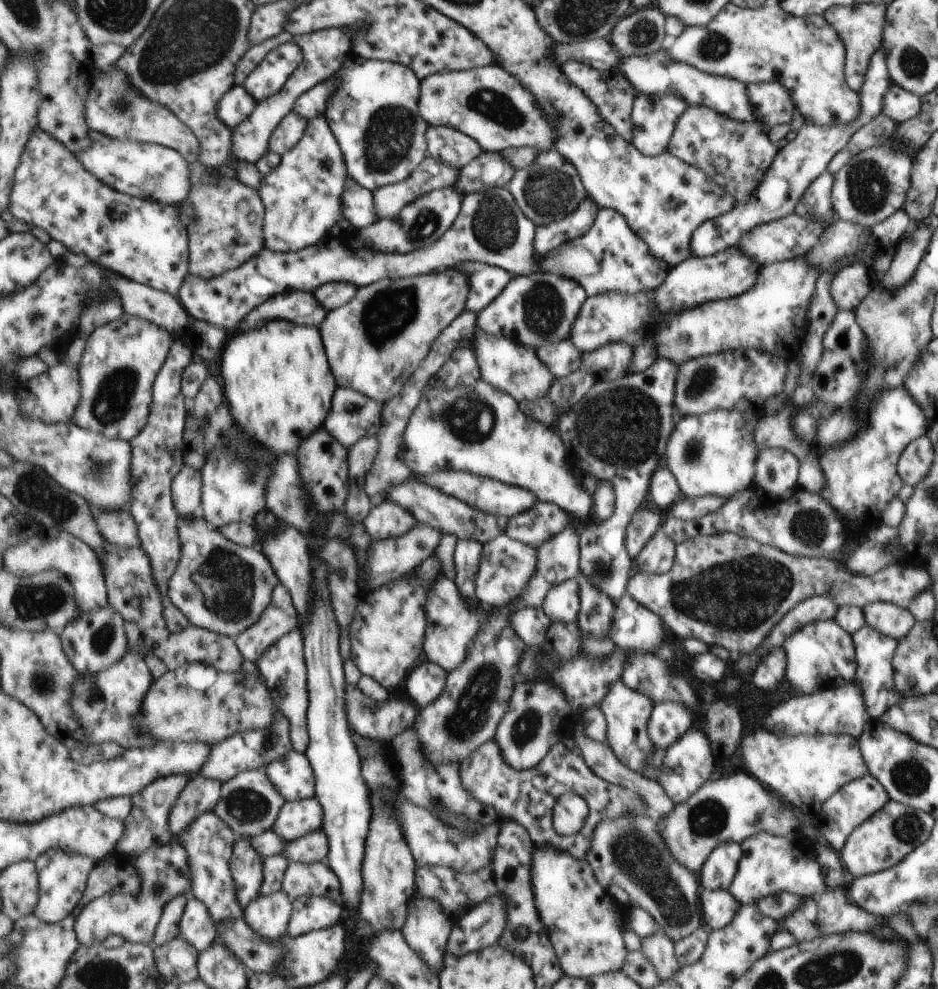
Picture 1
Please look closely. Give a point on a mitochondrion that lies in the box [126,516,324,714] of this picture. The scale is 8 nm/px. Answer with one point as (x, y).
(225, 583)

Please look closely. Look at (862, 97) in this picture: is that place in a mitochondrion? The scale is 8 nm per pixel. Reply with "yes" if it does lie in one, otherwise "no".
no

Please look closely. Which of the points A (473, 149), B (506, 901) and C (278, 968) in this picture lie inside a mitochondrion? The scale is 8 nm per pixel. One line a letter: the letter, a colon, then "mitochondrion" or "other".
A: other
B: other
C: other

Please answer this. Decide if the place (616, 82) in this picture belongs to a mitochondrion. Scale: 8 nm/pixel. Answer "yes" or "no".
no

